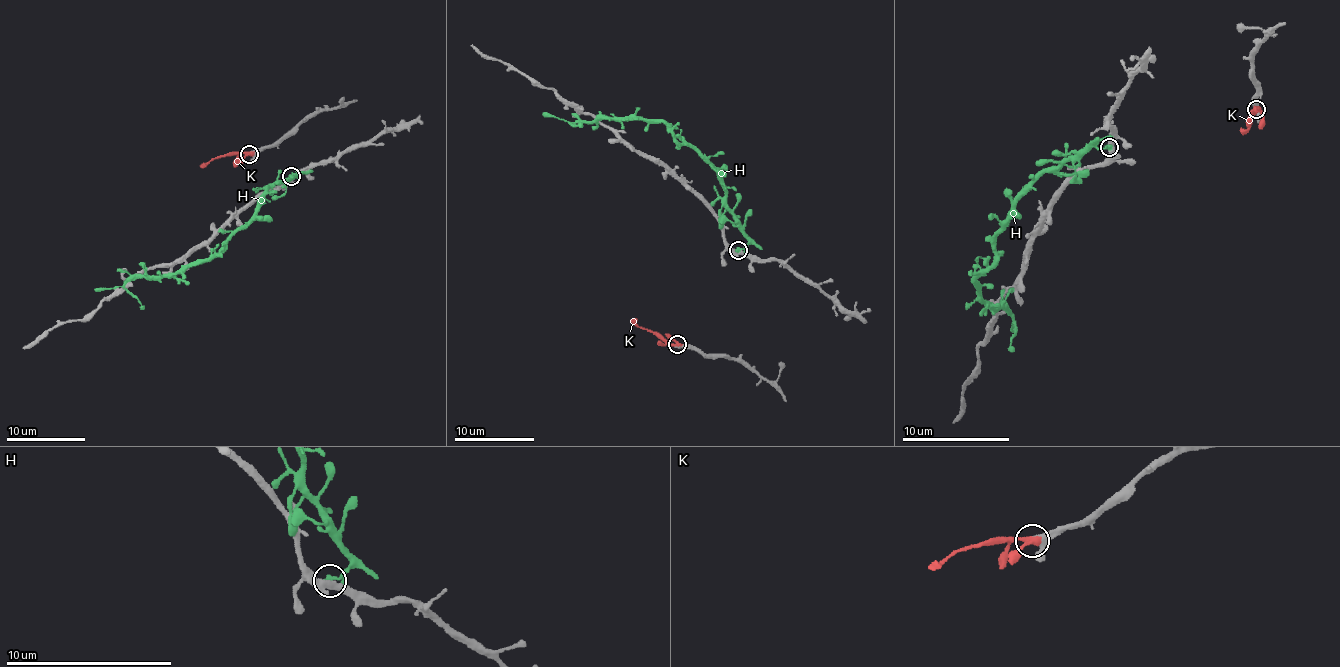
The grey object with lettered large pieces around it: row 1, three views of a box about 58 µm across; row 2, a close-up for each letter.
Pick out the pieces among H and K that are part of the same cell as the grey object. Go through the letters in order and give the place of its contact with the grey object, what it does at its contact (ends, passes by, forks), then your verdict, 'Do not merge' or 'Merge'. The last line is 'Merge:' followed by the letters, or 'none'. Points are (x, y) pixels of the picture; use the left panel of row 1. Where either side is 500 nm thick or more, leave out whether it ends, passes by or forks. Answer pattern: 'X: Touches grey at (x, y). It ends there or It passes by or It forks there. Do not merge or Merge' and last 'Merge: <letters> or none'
H: Touches grey at (291, 176). It ends there. Do not merge
K: Touches grey at (249, 154). It passes by. Merge
Merge: K

